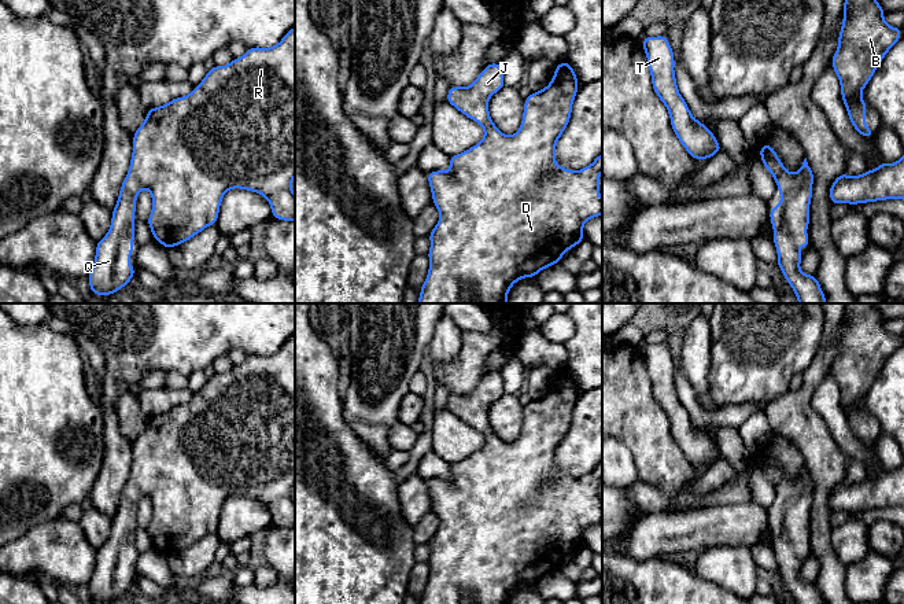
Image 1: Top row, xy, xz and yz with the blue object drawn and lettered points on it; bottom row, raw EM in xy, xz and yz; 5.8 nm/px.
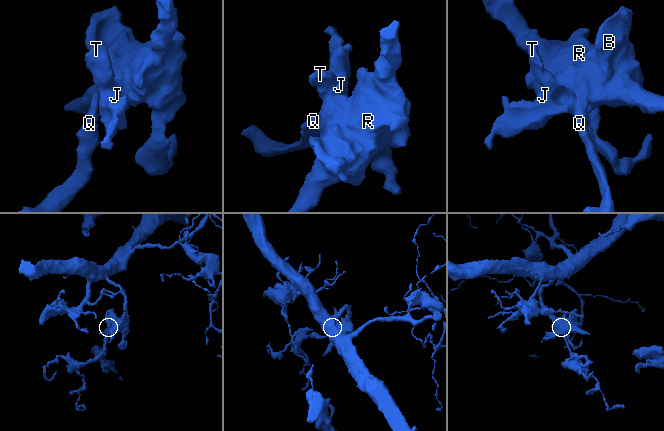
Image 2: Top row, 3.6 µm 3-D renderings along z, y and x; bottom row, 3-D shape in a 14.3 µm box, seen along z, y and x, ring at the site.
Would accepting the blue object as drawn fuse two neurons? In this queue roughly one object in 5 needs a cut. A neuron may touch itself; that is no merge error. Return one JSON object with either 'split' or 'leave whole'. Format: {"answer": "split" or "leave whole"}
{"answer": "leave whole"}

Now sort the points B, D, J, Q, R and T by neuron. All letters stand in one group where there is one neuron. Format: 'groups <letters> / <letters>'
groups B D J Q R T

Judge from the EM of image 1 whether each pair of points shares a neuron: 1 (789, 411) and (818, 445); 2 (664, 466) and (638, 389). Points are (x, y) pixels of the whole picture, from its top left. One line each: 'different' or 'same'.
1: same
2: same

